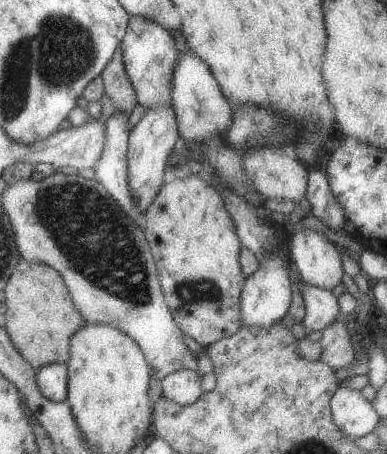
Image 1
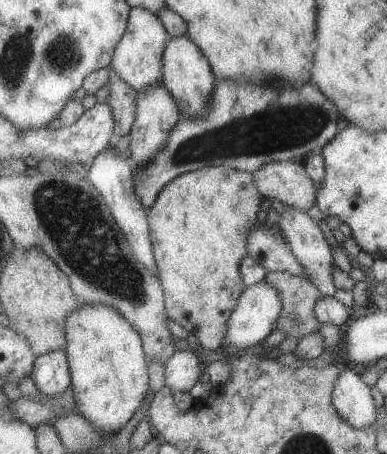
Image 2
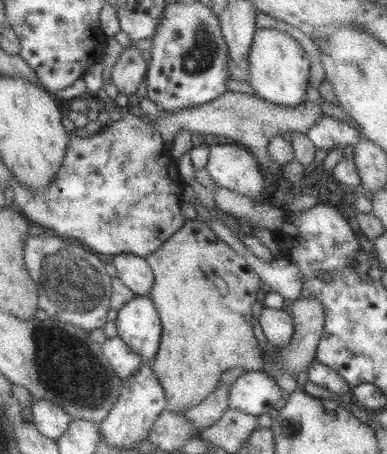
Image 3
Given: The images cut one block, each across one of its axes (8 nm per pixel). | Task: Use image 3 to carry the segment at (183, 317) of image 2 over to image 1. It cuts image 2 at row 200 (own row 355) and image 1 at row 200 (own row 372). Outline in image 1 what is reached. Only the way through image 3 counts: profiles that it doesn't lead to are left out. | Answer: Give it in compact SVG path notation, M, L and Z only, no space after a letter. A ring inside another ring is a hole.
M189 176L185 180L169 178L161 186L151 206L143 212L143 230L159 272L159 284L165 302L183 336L187 334L197 344L201 344L201 348L207 348L217 340L225 340L237 334L243 326L241 290L245 284L245 274L239 264L239 254L243 246L239 242L239 236L235 232L233 220L225 208L221 194L199 176Z

